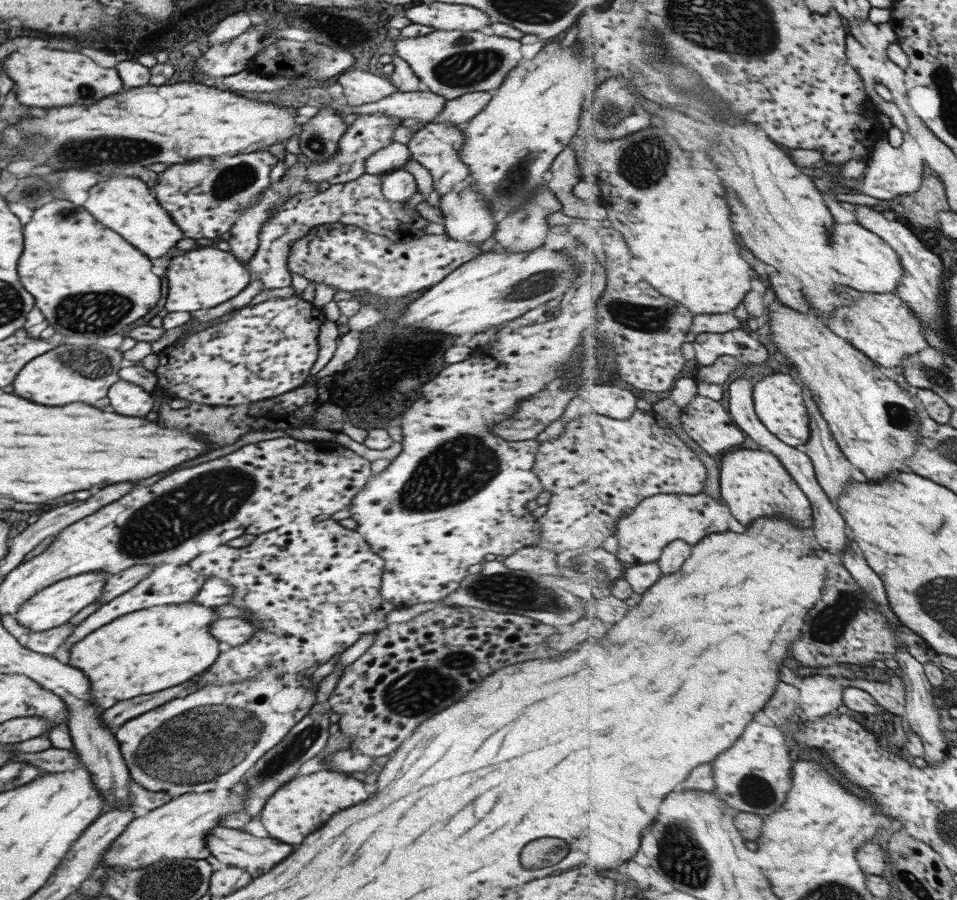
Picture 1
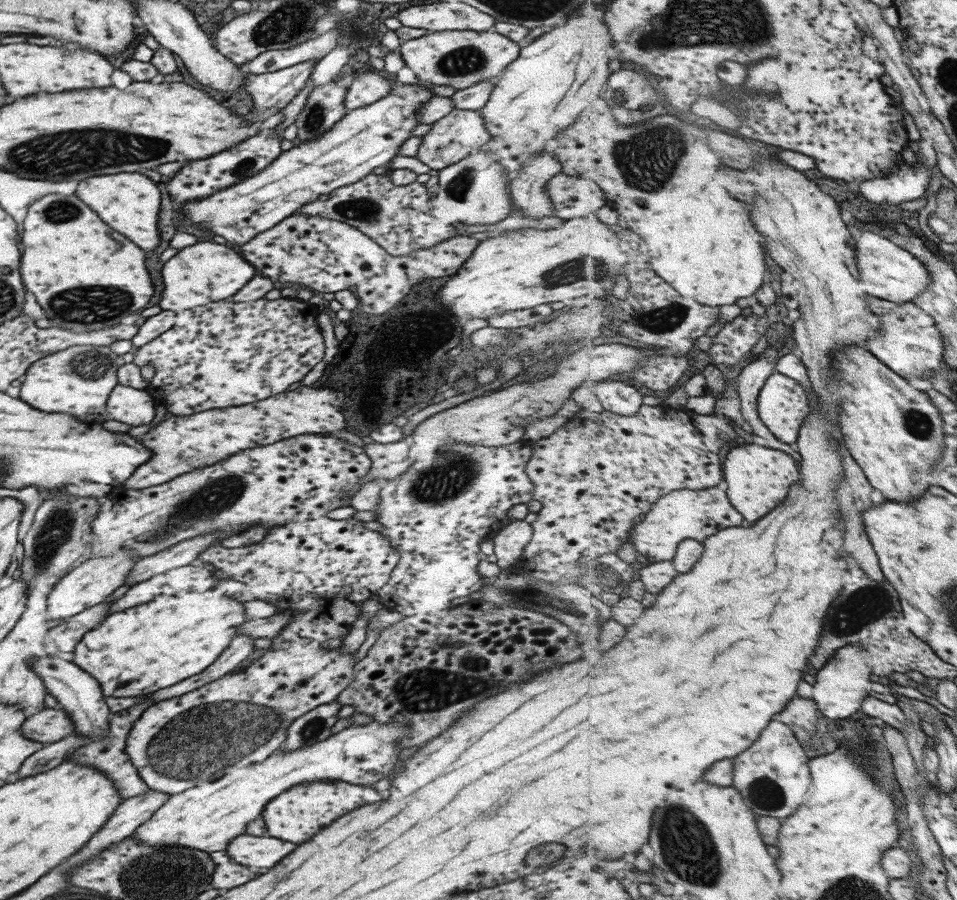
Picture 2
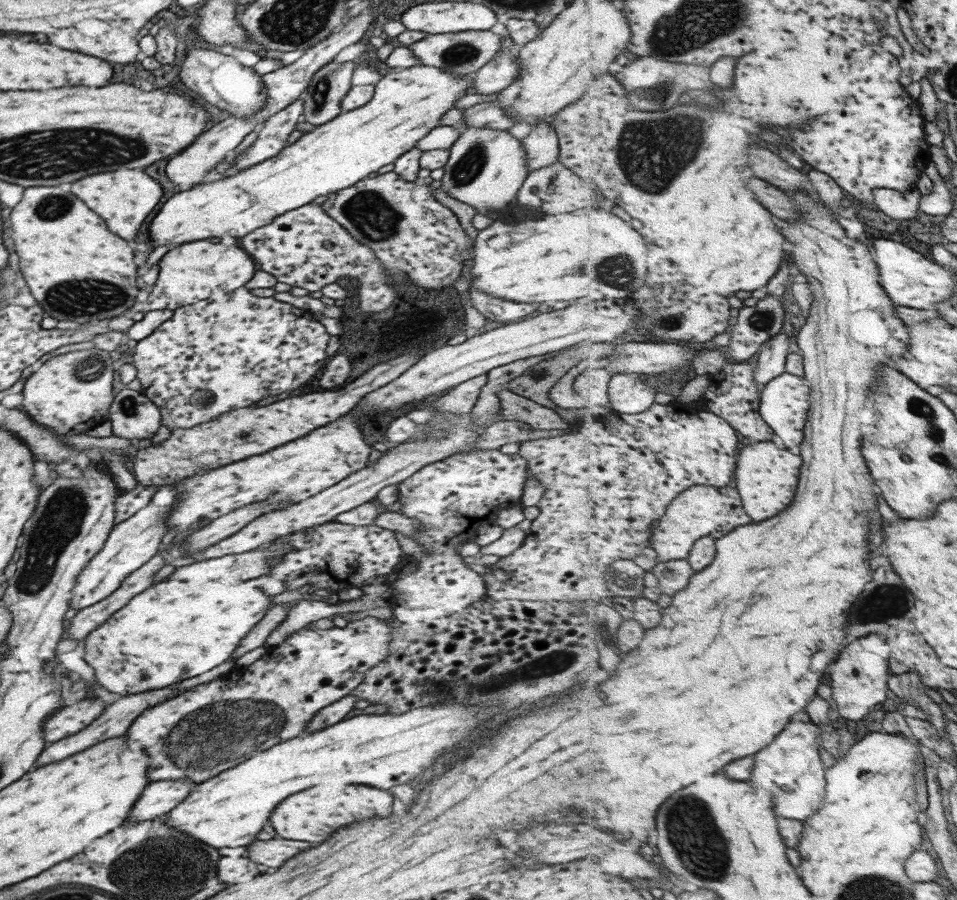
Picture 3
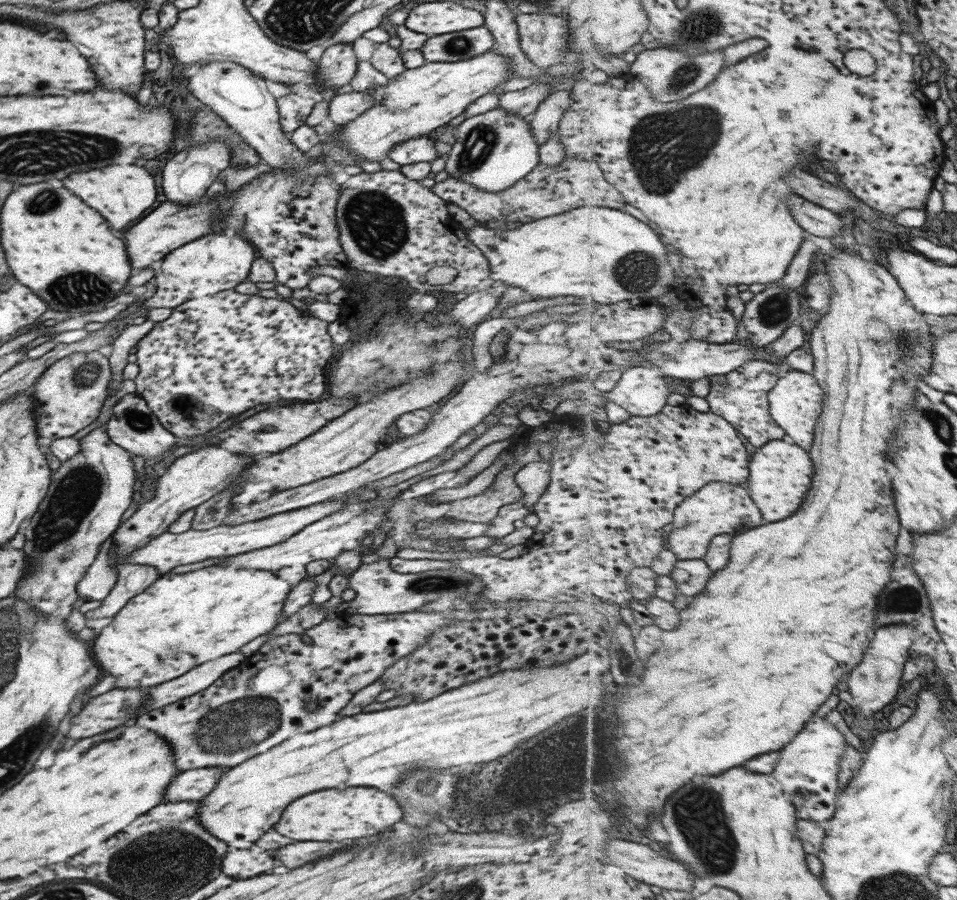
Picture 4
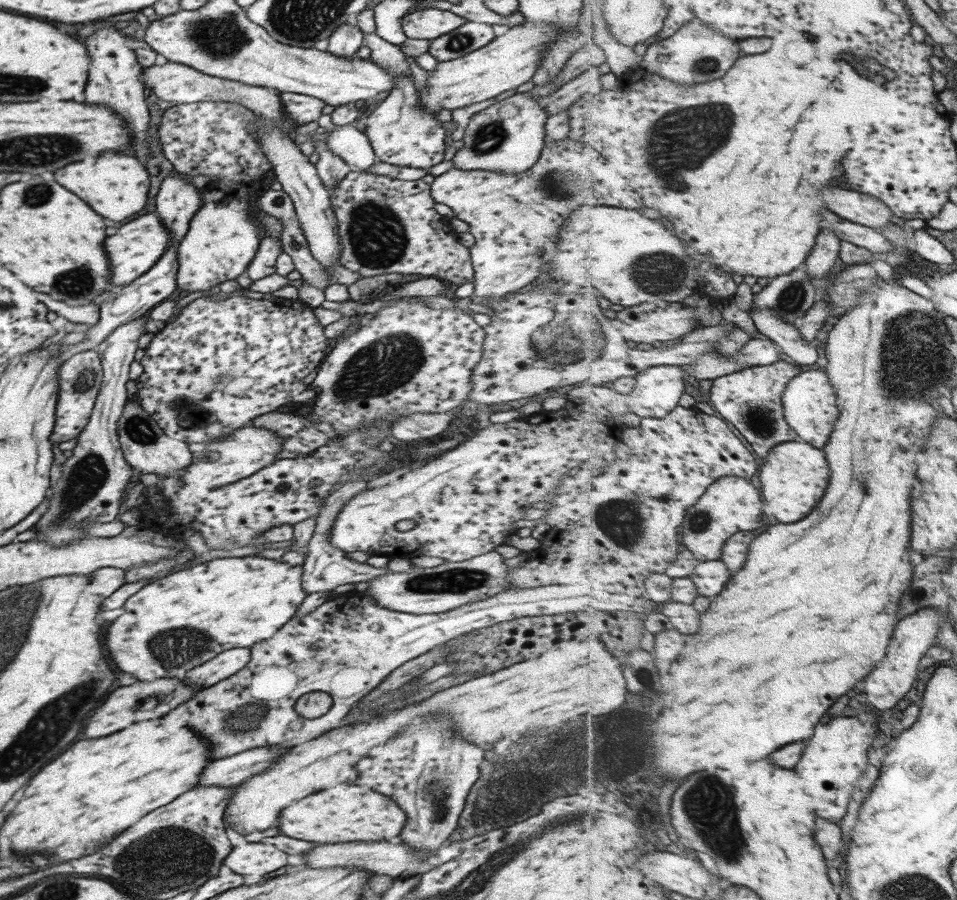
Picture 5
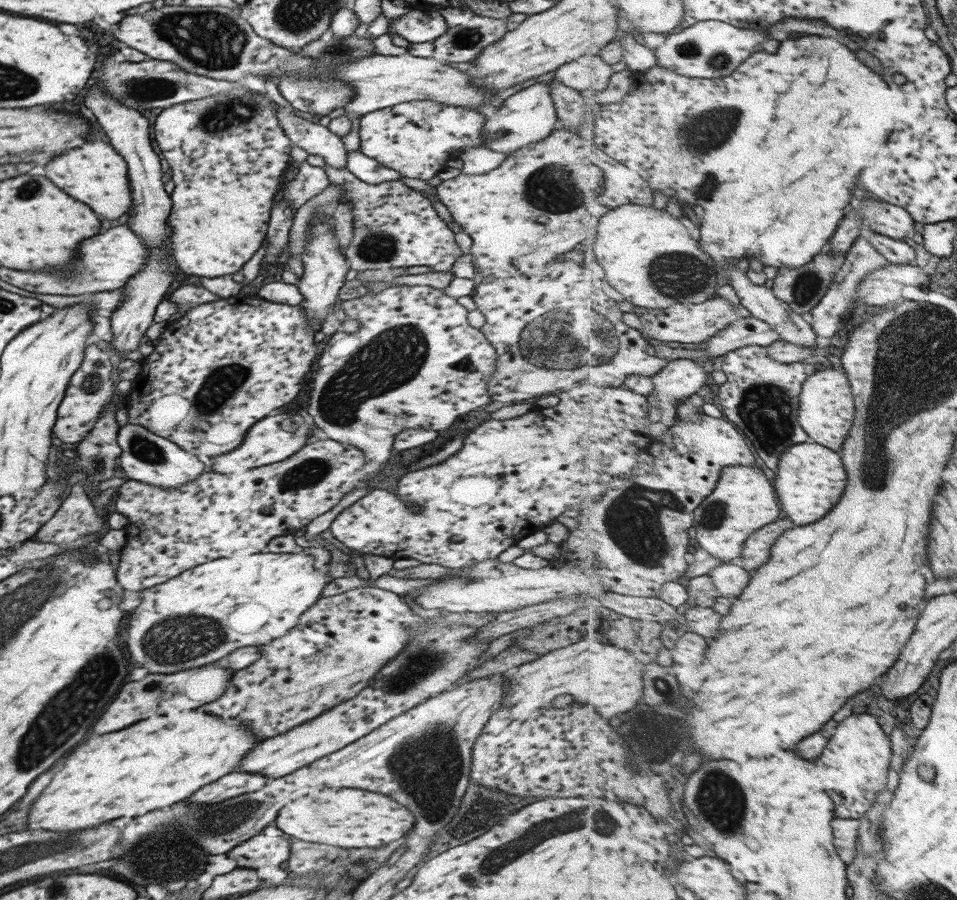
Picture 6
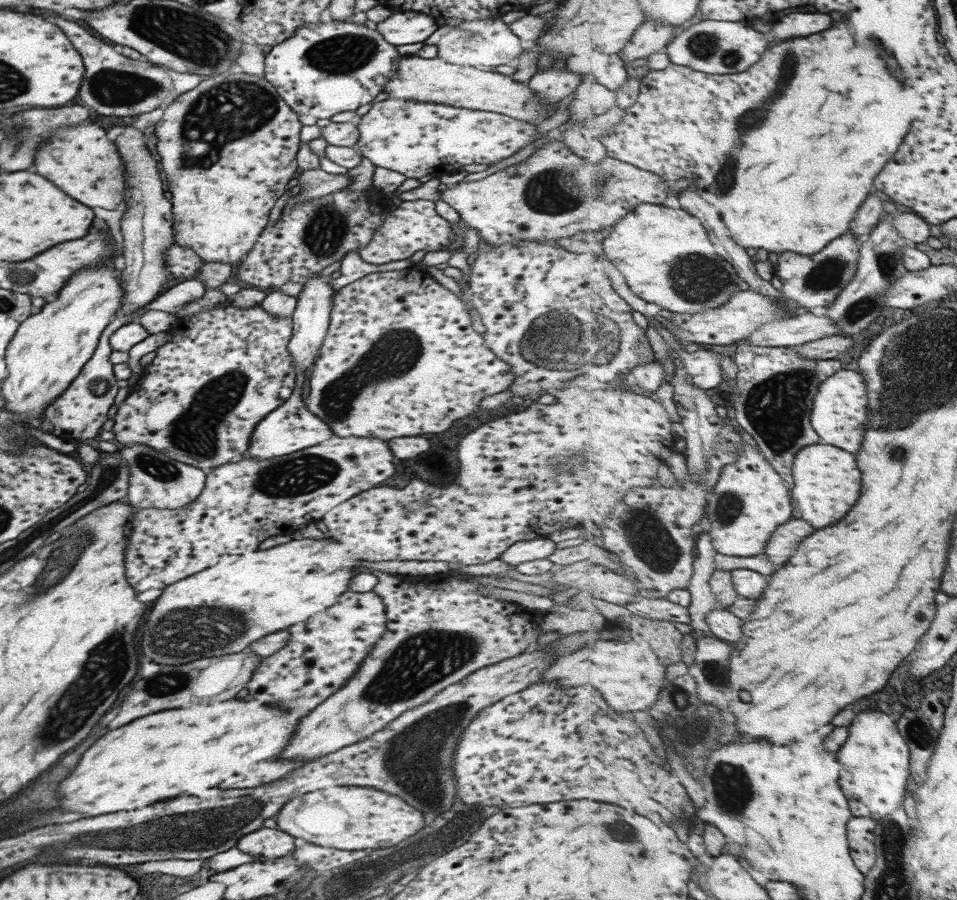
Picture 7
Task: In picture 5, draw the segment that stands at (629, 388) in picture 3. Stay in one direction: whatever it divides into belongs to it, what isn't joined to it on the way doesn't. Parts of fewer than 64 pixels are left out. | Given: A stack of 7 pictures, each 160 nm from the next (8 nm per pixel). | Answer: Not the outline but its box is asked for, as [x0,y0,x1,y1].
[629,364,686,418]

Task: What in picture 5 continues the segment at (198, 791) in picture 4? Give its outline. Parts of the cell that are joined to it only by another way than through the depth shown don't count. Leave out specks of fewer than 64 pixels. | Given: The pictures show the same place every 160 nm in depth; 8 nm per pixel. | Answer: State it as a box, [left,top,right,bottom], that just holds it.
[199,746,285,787]

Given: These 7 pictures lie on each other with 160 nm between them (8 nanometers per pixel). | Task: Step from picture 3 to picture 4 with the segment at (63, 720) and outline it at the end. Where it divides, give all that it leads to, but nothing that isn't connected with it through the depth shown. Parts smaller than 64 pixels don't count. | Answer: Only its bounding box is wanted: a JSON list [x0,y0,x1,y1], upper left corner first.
[67,688,145,738]

